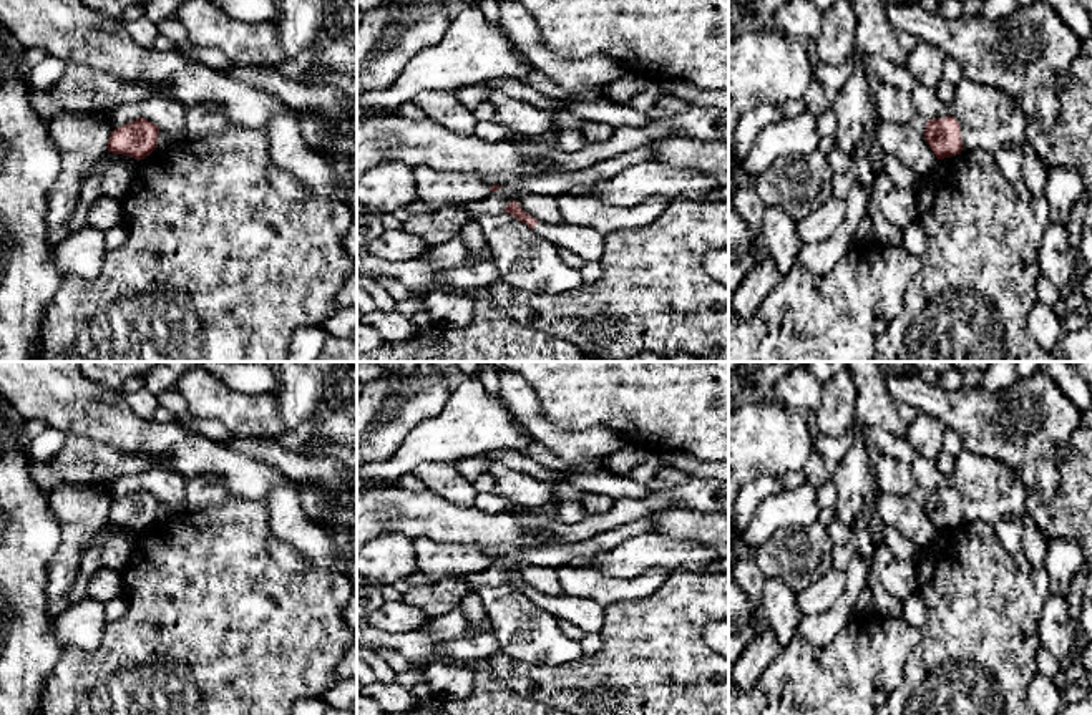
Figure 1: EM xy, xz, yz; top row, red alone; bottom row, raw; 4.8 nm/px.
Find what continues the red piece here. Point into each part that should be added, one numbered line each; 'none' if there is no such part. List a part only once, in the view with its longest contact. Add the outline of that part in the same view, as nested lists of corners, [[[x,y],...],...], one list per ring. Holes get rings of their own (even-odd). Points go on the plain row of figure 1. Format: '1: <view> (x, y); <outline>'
1: xz (588, 616); [[[538,594],[534,604],[551,614],[556,620],[569,620],[584,634],[599,634],[604,625],[604,607],[586,597],[549,597]]]

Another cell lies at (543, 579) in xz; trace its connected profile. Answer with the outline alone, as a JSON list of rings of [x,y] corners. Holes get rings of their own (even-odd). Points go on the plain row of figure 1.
[[[509,556],[501,557],[486,571],[481,571],[475,576],[466,576],[465,581],[475,592],[478,587],[485,584],[491,586],[503,584],[511,572],[516,572],[526,586],[533,587],[539,594],[546,594],[549,597],[563,596],[558,569],[523,564]]]

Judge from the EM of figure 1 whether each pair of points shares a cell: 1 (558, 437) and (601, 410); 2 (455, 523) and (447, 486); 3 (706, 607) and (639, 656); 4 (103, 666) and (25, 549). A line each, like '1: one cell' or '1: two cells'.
1: two cells
2: two cells
3: one cell
4: two cells

